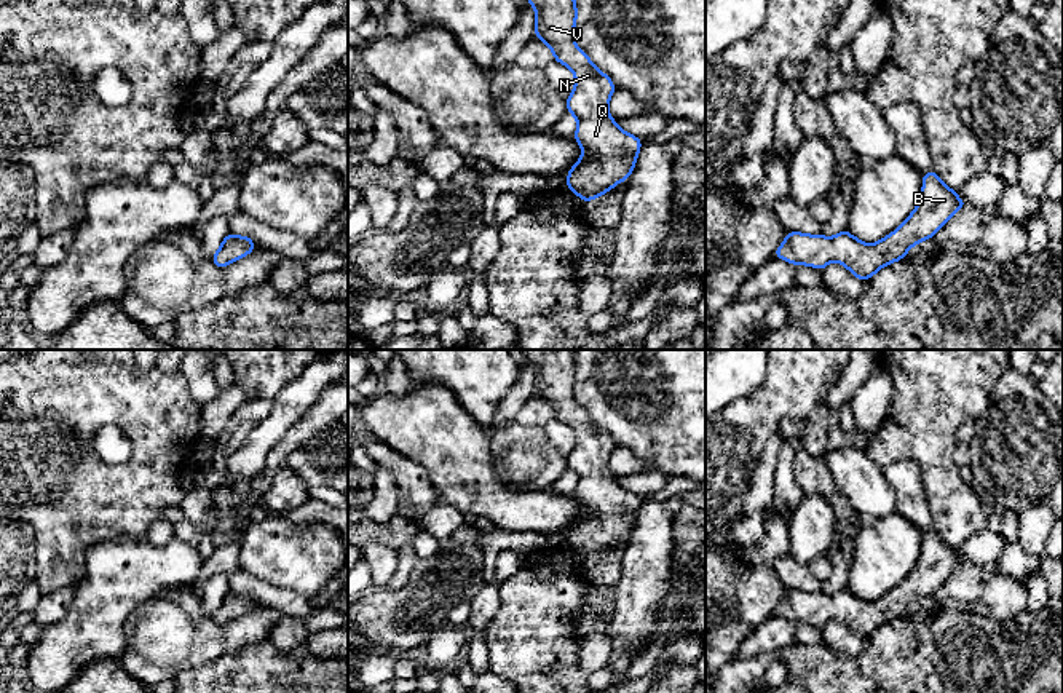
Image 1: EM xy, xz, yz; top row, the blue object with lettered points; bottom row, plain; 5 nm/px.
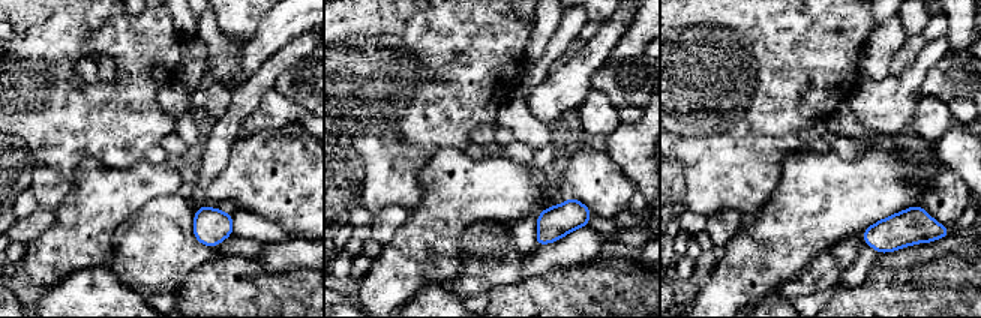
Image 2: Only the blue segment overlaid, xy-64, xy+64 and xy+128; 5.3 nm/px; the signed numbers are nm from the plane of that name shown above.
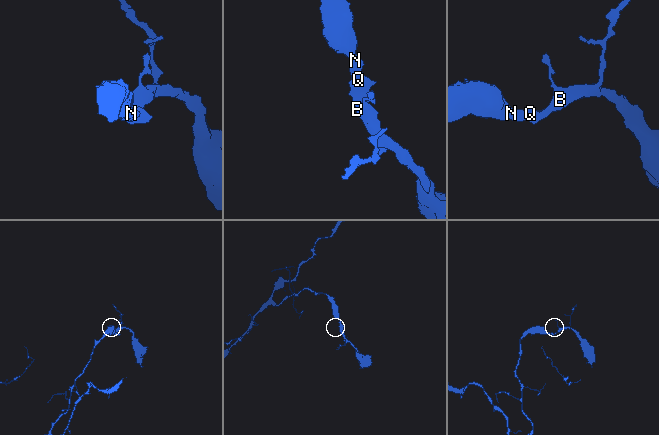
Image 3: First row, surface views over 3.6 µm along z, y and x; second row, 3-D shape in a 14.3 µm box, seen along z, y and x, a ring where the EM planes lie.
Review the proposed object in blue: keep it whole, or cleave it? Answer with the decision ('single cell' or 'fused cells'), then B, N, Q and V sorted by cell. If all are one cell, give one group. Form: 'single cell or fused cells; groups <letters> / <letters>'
single cell; groups B N Q V

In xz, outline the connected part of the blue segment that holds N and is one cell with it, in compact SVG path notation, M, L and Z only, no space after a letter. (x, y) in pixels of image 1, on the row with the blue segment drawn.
M575 0L528 2L536 11L535 37L541 38L552 50L554 61L567 65L575 73L575 89L565 101L568 113L578 120L578 129L573 139L584 152L568 171L565 185L586 203L602 196L616 184L629 179L637 163L637 153L642 148L642 139L622 131L610 117L608 104L616 86L575 43L575 22L578 18Z

